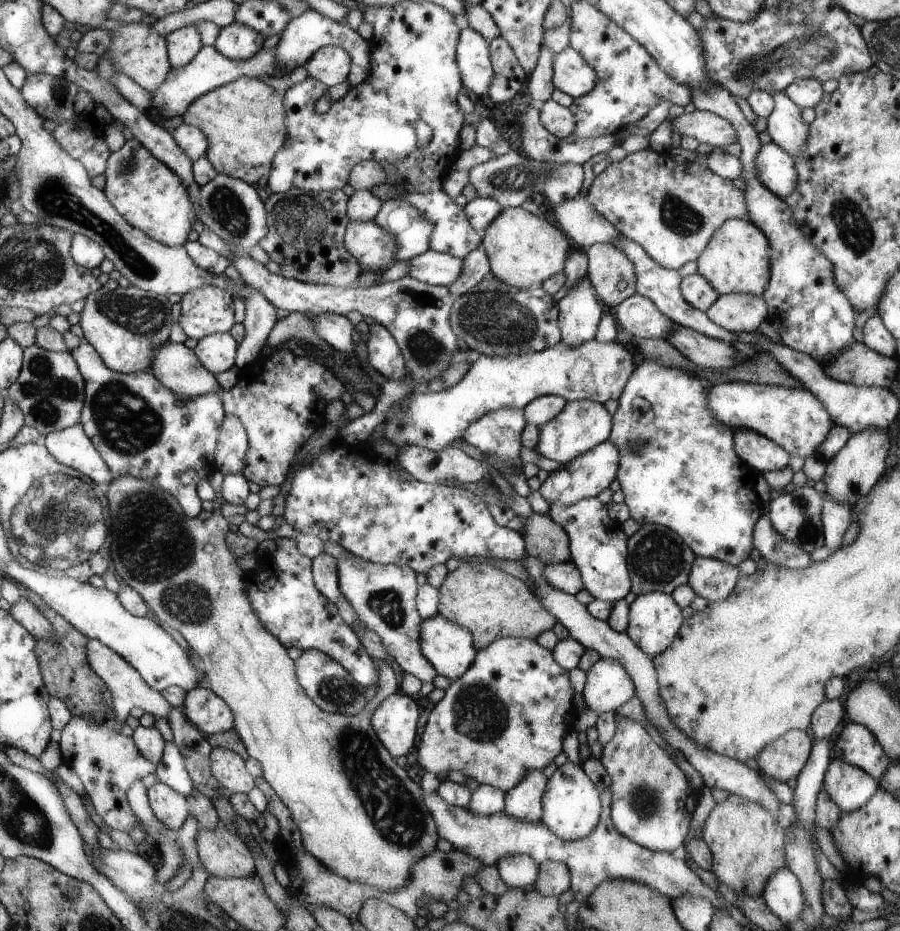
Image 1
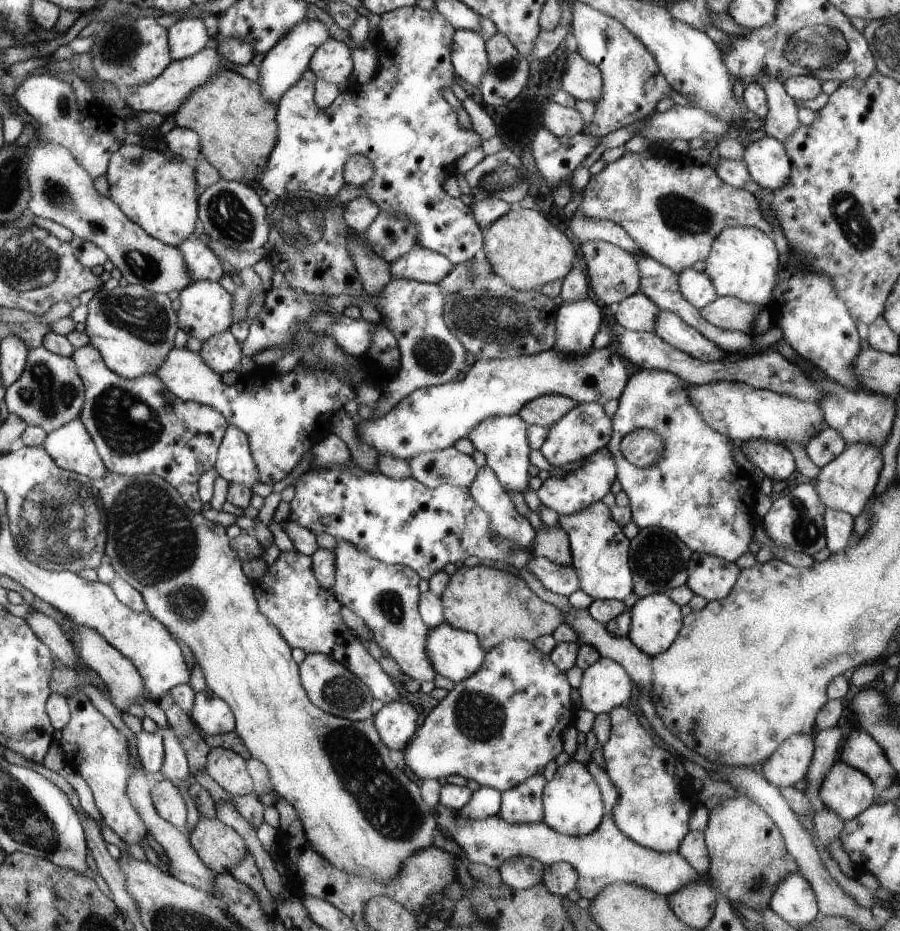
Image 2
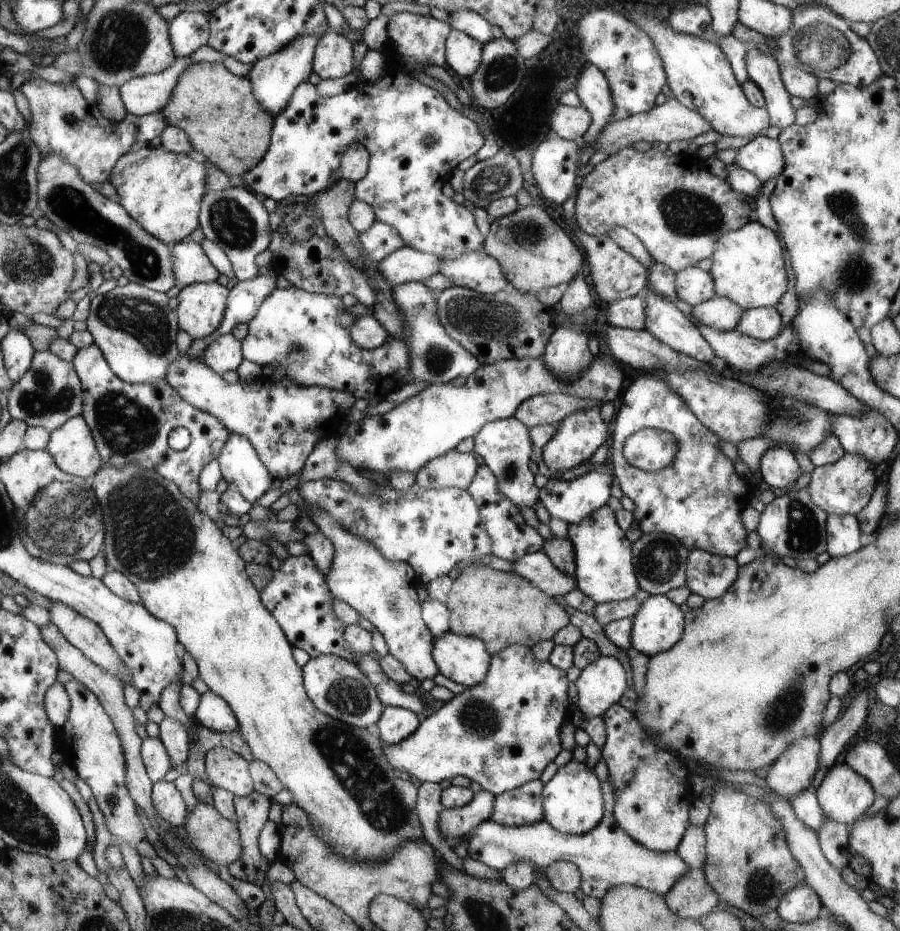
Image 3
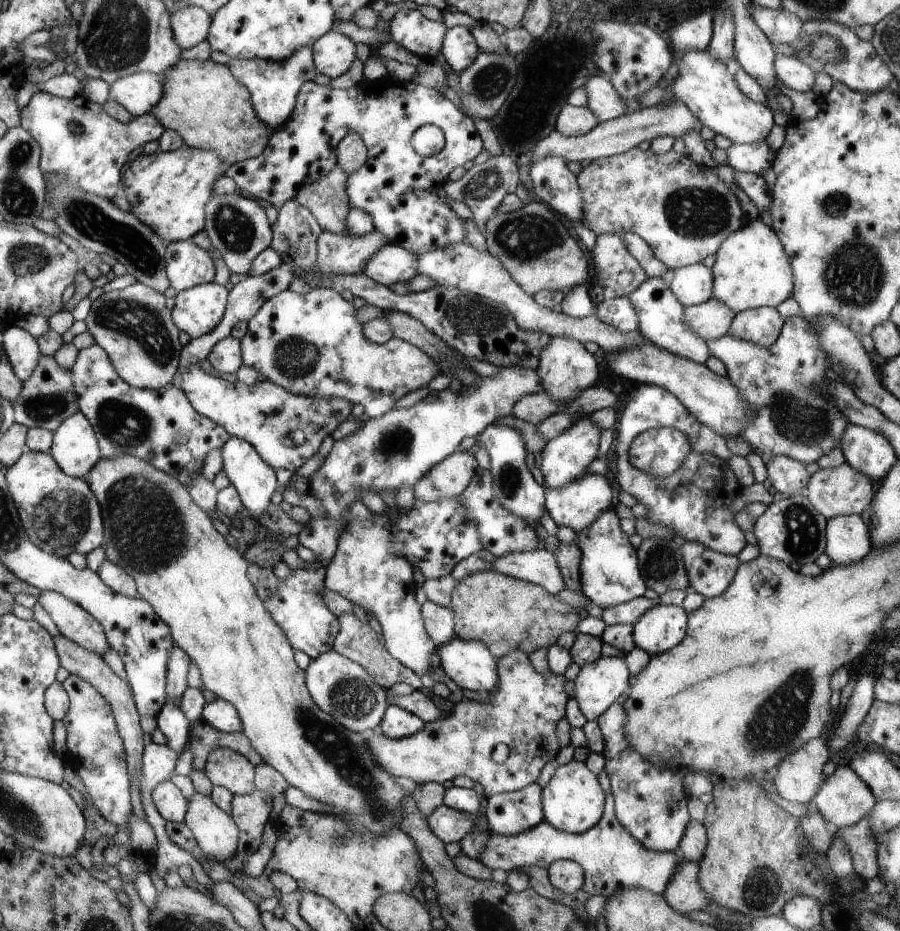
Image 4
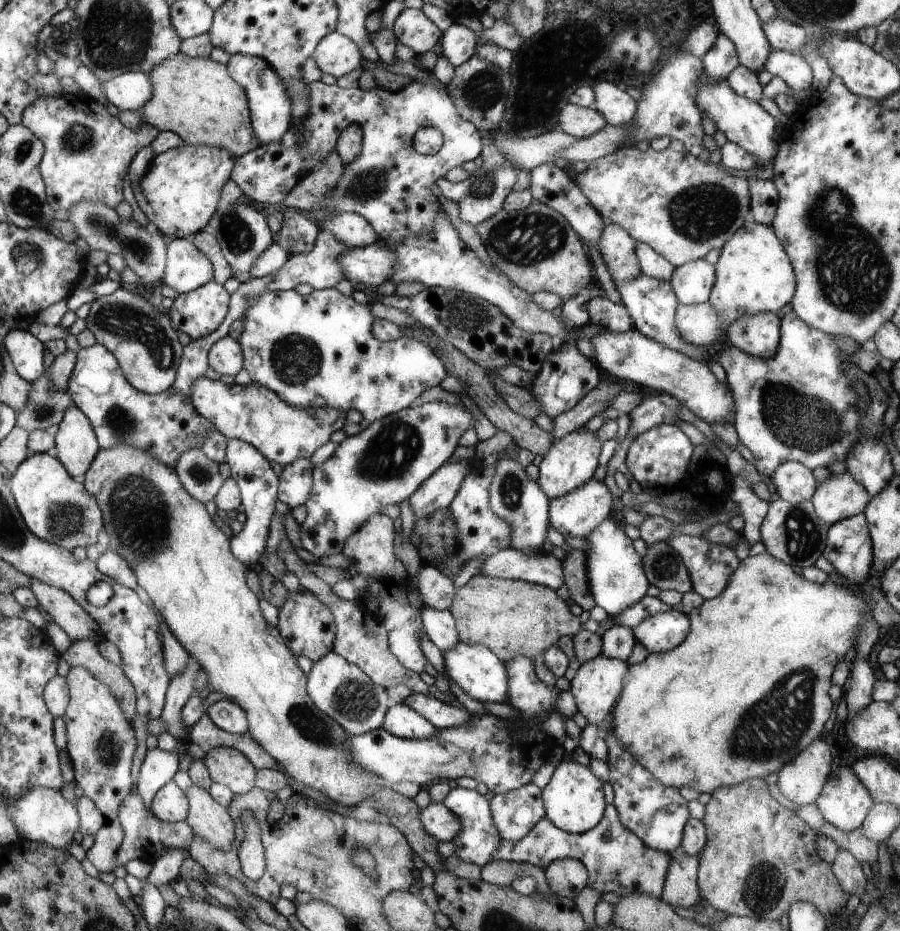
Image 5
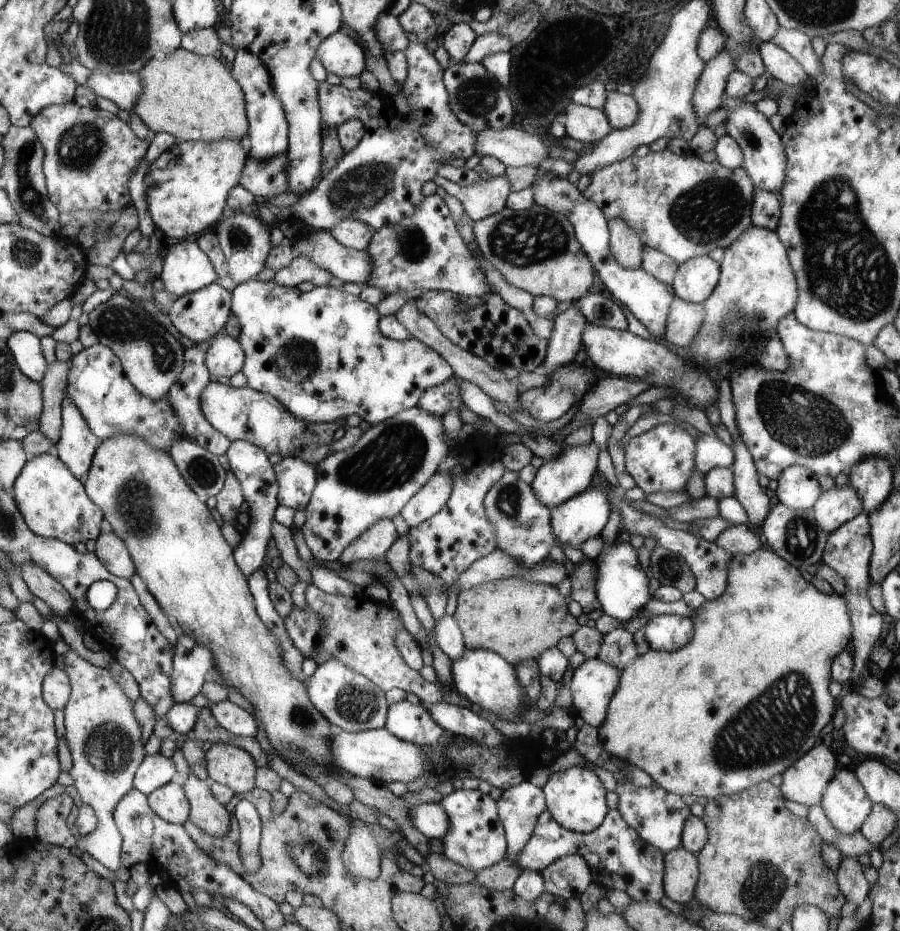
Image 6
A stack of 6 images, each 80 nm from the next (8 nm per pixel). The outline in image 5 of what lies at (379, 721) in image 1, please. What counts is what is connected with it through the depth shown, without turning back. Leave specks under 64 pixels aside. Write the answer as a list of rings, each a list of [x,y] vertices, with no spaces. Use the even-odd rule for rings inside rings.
[[[404,703],[387,710],[381,727],[391,735],[405,739],[433,737],[438,730],[426,717]]]

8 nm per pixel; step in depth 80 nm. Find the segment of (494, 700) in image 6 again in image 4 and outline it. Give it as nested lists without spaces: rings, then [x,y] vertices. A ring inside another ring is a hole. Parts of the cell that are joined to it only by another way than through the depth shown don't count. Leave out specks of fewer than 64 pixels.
[[[456,637],[435,653],[446,676],[461,689],[477,693],[500,690],[499,660],[486,644]]]

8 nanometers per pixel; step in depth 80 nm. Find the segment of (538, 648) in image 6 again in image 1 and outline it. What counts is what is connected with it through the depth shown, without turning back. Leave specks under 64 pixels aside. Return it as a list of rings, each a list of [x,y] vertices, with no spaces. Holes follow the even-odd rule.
[[[468,559],[460,560],[459,566],[442,582],[439,596],[439,615],[470,631],[478,651],[503,637],[537,640],[542,632],[553,630],[559,621],[522,580],[489,563],[470,564]]]

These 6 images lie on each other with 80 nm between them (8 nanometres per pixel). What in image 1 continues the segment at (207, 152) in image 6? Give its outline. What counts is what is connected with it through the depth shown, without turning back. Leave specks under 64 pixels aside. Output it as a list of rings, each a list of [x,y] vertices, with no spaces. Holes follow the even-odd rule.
[[[134,137],[126,141],[120,150],[108,158],[108,169],[104,176],[104,195],[124,216],[124,220],[128,220],[128,224],[168,247],[183,246],[187,242],[198,219],[196,204],[188,194],[188,186],[184,186],[180,176],[152,155],[138,139]]]

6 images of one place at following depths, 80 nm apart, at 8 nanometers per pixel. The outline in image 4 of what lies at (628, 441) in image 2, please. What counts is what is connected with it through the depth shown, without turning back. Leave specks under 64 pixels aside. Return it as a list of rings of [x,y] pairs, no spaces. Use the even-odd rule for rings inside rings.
[[[657,427],[638,434],[630,445],[630,464],[653,477],[672,476],[692,452],[692,440],[683,431]]]

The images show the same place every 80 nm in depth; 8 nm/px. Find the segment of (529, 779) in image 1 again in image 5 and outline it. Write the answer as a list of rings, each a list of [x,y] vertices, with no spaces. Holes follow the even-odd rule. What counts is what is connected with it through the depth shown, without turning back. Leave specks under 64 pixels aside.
[[[534,783],[510,793],[496,793],[491,799],[495,827],[502,840],[518,842],[545,817],[541,789]]]

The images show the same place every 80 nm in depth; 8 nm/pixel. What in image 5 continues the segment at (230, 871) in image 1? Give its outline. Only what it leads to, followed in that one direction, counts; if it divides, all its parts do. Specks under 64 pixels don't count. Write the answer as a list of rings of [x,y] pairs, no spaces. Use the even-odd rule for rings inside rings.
[[[194,784],[185,794],[190,800],[190,812],[185,821],[191,826],[195,836],[220,850],[230,850],[236,832],[241,832],[236,820],[231,817],[230,808],[217,803],[210,791]]]

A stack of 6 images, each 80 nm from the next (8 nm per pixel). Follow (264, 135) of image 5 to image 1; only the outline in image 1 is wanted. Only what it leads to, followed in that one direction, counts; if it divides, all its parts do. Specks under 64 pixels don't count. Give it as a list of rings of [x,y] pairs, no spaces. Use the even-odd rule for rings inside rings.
[[[312,9],[304,12],[302,16],[292,18],[282,37],[276,42],[275,47],[276,52],[278,52],[276,54],[276,64],[284,72],[284,74],[280,74],[280,79],[291,74],[296,68],[304,66],[325,45],[342,46],[344,50],[350,52],[351,73],[347,78],[346,86],[362,85],[362,82],[370,76],[370,72],[372,72],[370,42],[364,40],[347,22],[338,24],[332,18],[328,18],[328,16],[324,16],[324,14],[320,14],[320,12]]]

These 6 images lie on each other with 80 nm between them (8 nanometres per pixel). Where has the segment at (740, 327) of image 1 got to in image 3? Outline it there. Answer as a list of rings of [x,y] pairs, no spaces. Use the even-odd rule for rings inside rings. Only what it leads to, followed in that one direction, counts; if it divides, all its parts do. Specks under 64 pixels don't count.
[[[715,297],[697,306],[692,306],[692,322],[710,326],[720,332],[728,332],[739,326],[743,310],[728,298]]]

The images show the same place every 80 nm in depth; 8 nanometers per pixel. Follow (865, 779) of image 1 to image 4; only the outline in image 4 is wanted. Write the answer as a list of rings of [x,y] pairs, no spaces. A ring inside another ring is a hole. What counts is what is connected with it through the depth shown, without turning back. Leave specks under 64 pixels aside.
[[[847,765],[838,766],[836,772],[832,772],[832,776],[828,776],[821,782],[812,804],[820,812],[824,821],[835,829],[854,826],[860,822],[873,810],[877,799],[872,795],[869,787]]]

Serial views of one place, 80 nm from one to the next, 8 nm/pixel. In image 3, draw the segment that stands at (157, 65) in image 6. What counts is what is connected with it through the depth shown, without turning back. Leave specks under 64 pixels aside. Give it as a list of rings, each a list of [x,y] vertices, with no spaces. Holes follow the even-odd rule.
[[[201,61],[188,66],[161,112],[167,126],[184,130],[192,148],[203,154],[209,165],[224,172],[232,185],[243,186],[242,174],[261,162],[270,149],[274,116],[256,102],[250,80],[232,74],[220,62]]]

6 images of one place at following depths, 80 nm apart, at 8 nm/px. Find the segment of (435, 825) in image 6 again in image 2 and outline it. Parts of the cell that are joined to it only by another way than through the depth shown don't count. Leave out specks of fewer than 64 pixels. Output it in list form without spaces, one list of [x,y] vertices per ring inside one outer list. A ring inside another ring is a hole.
[[[491,787],[476,790],[467,806],[456,811],[456,818],[482,820],[499,814],[502,809],[502,792]]]

